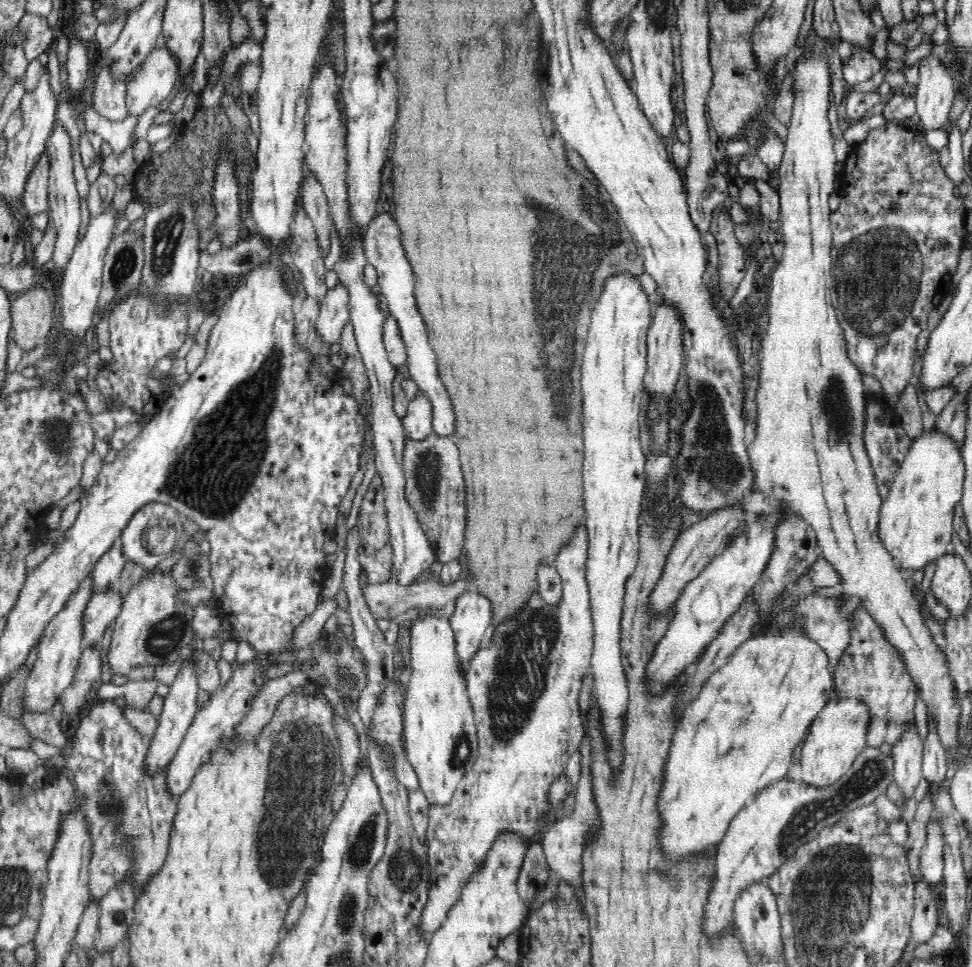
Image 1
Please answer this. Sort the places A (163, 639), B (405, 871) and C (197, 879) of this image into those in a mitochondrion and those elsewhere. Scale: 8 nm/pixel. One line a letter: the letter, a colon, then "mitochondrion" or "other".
A: mitochondrion
B: mitochondrion
C: other

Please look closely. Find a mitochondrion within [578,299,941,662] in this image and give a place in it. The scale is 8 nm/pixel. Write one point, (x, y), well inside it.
(712, 469)

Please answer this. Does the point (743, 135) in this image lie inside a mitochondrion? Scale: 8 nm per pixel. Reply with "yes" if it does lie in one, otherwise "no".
no

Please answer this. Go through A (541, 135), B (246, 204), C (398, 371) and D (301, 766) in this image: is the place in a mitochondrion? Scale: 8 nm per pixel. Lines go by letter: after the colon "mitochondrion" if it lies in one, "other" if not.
A: other
B: other
C: other
D: mitochondrion

